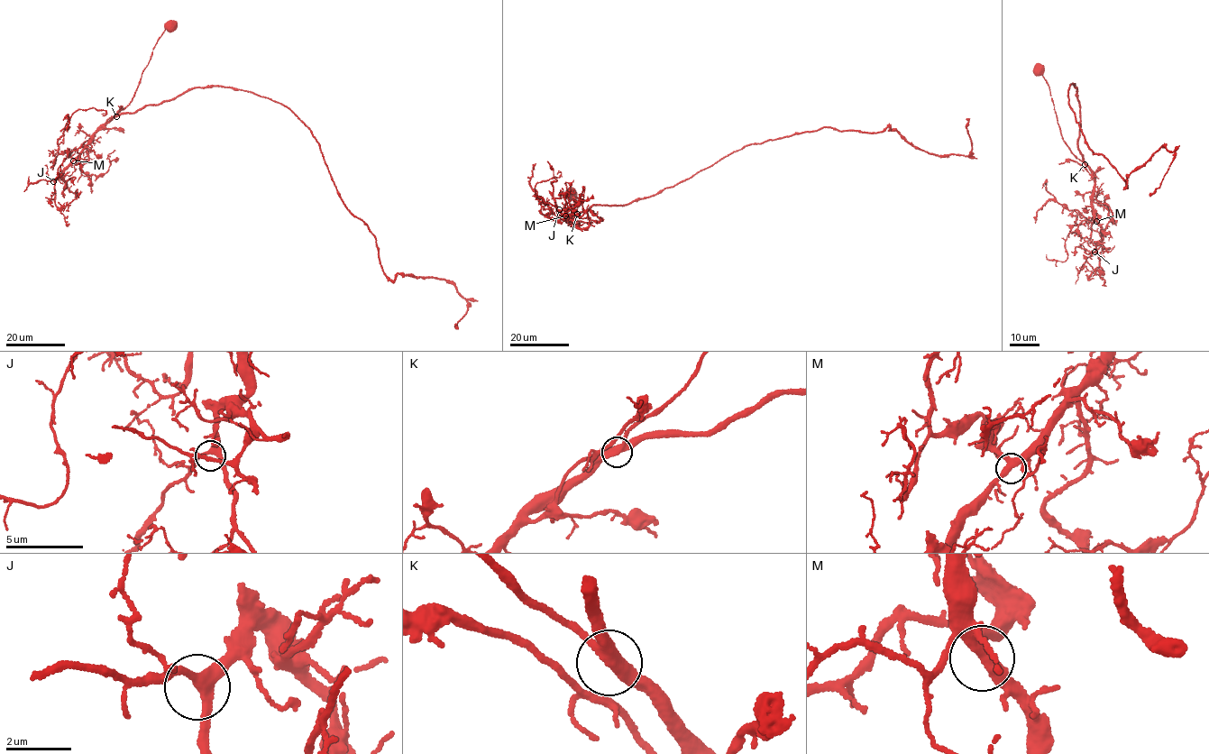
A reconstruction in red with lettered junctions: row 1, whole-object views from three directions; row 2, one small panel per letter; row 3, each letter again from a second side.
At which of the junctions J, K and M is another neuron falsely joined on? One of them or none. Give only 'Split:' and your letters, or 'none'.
Split: none

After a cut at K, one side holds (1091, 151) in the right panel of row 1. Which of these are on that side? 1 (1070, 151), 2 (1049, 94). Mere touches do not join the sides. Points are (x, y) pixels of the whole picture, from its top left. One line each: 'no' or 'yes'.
1: no
2: no

